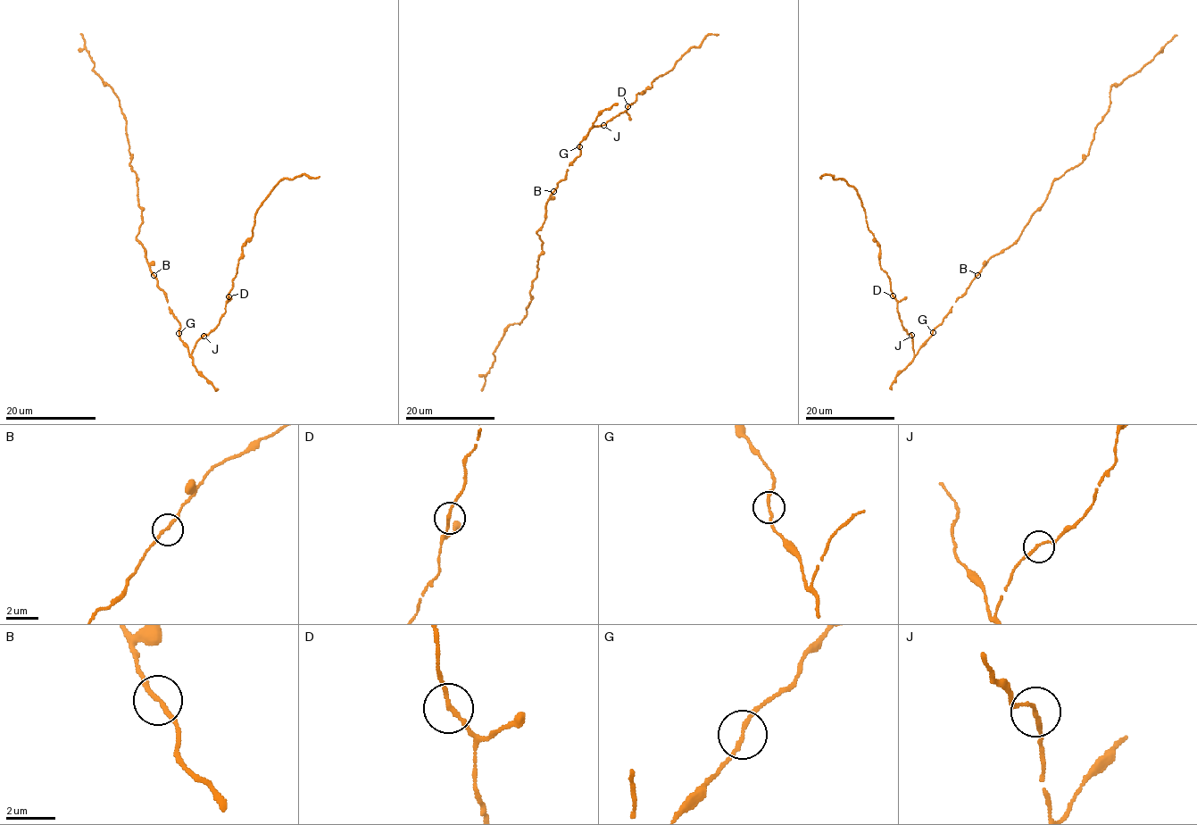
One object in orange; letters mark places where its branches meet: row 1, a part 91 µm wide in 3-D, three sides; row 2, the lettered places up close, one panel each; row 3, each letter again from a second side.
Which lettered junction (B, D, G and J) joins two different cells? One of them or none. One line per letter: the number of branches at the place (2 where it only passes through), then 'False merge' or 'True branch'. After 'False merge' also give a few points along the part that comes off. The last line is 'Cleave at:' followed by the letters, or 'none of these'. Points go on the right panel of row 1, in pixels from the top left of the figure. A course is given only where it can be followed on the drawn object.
B: Branches: 2. True branch
D: Branches: 2. True branch
G: Branches: 2. True branch
J: Branches: 2. True branch
Cleave at: none of these

